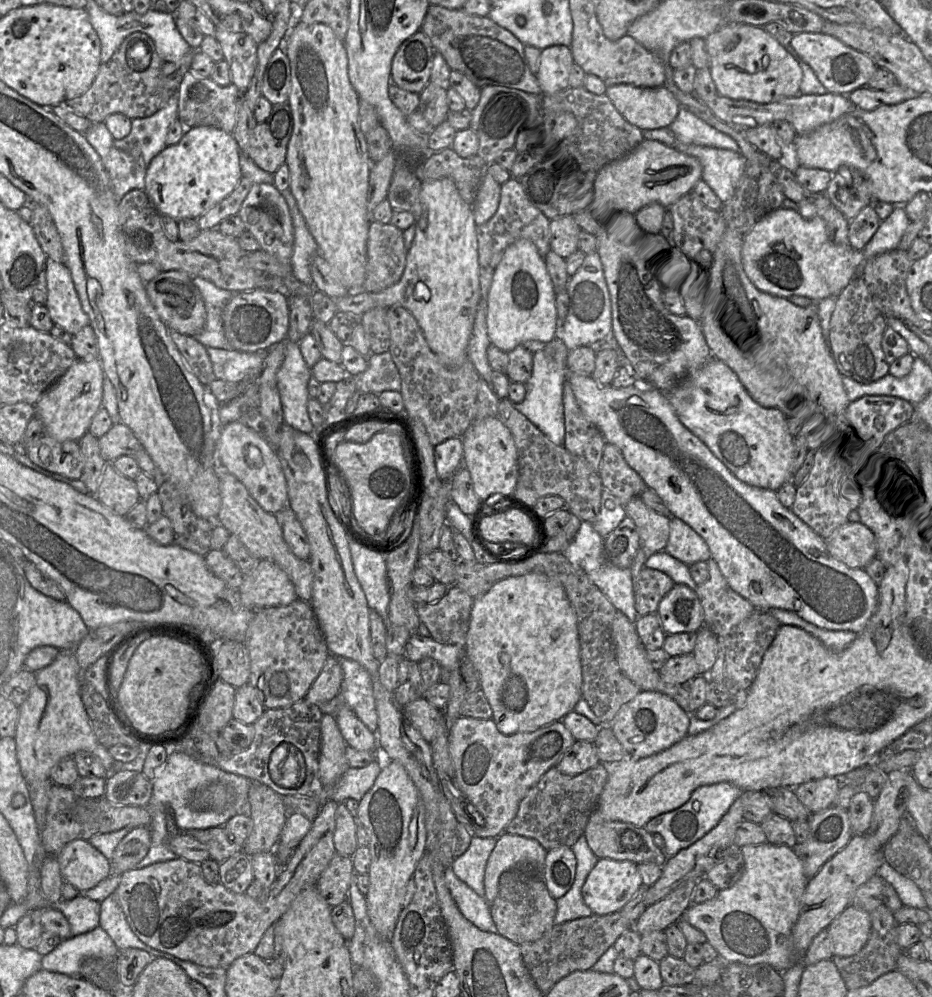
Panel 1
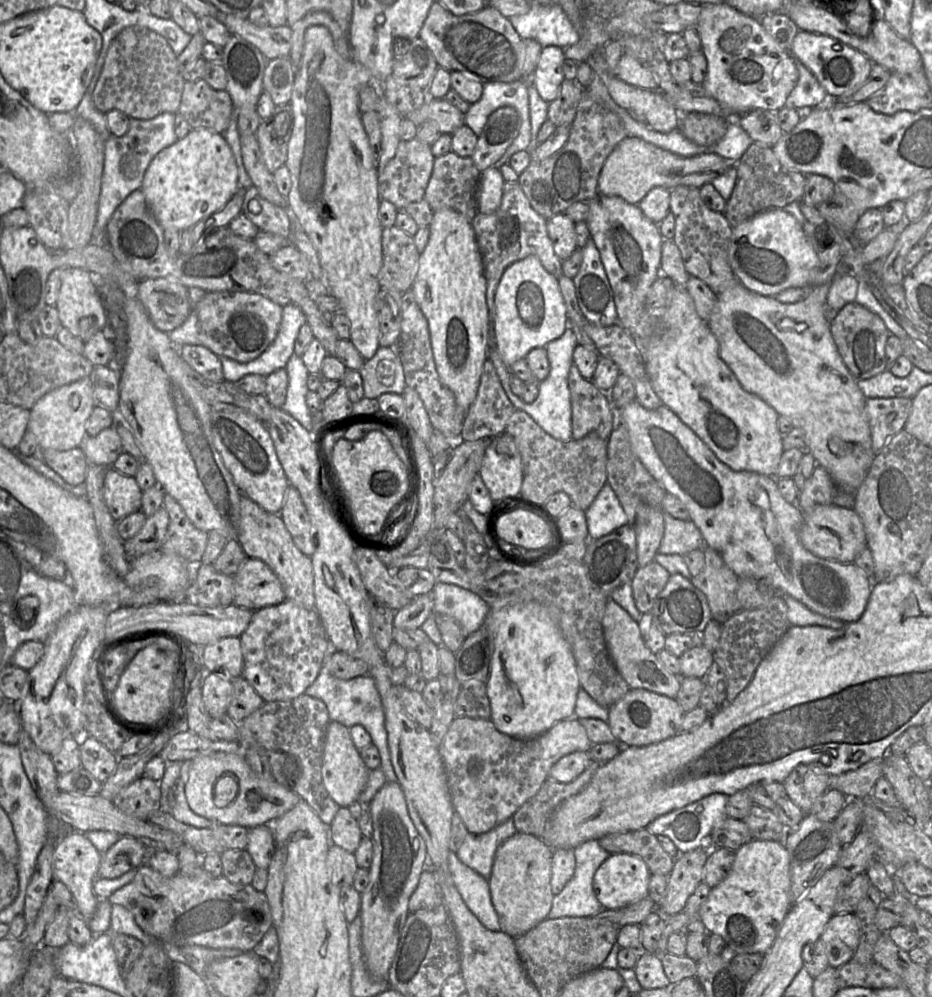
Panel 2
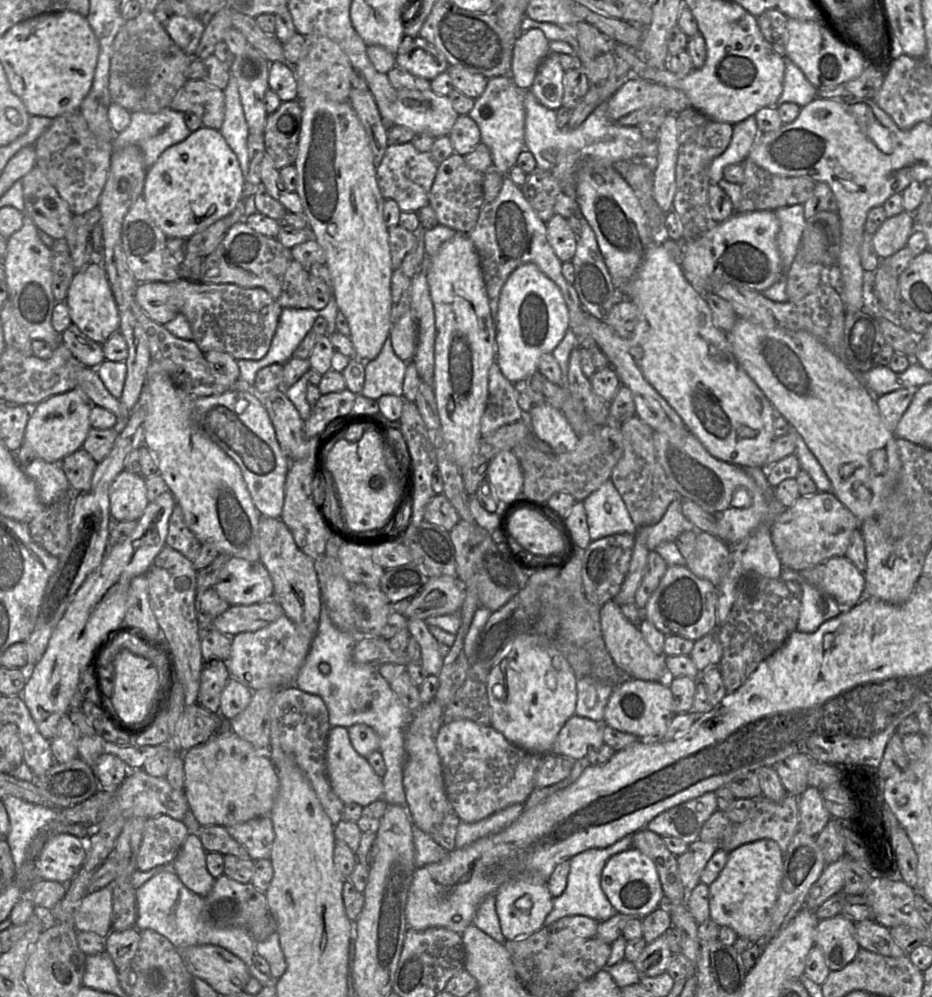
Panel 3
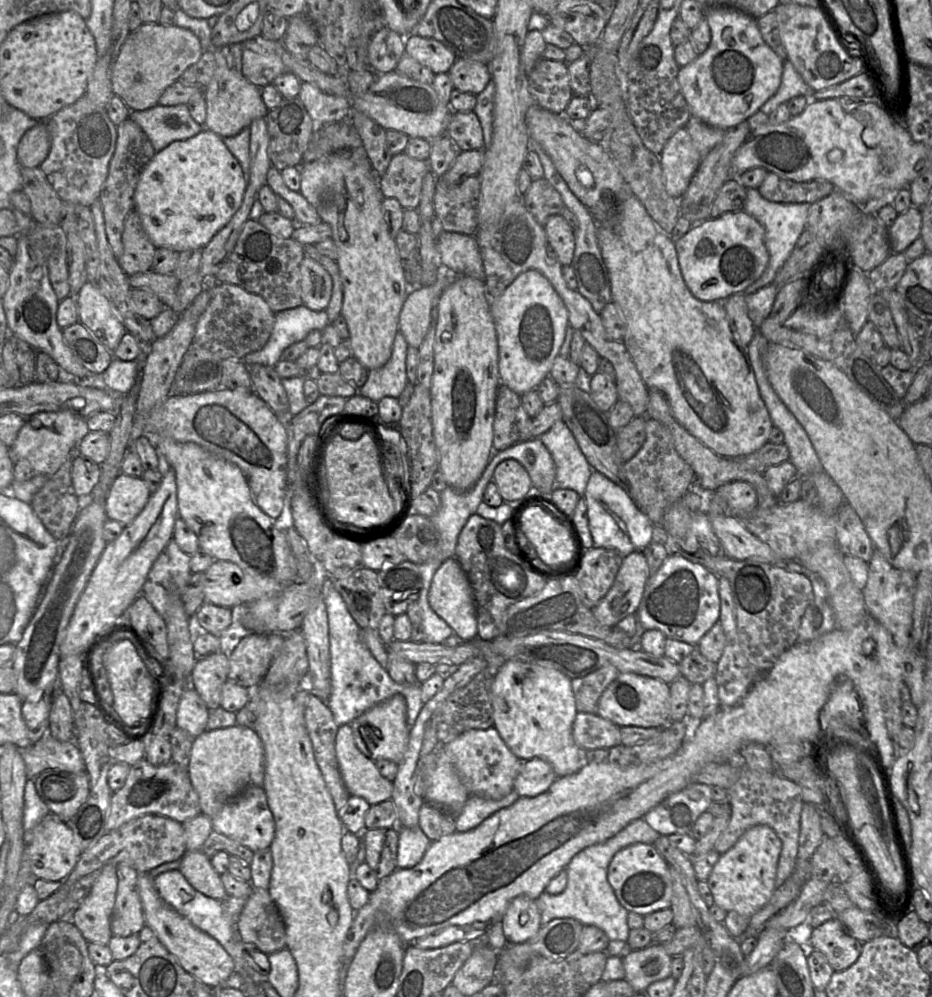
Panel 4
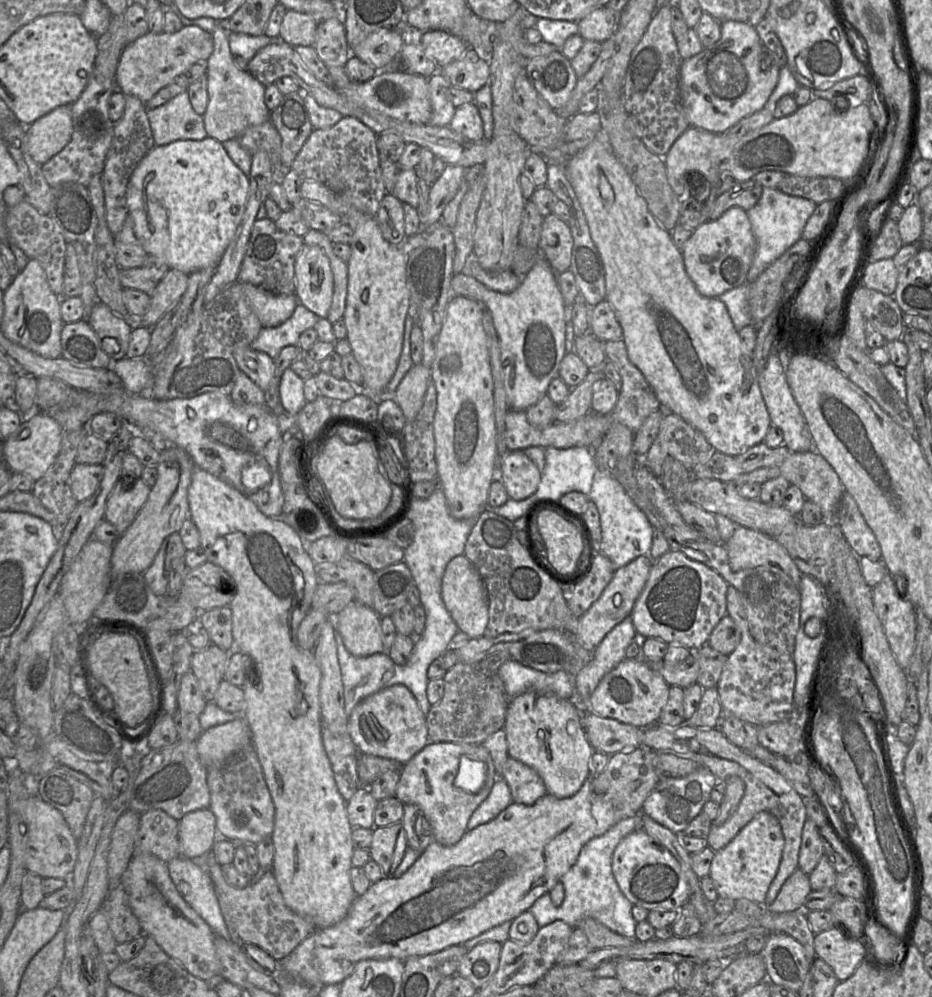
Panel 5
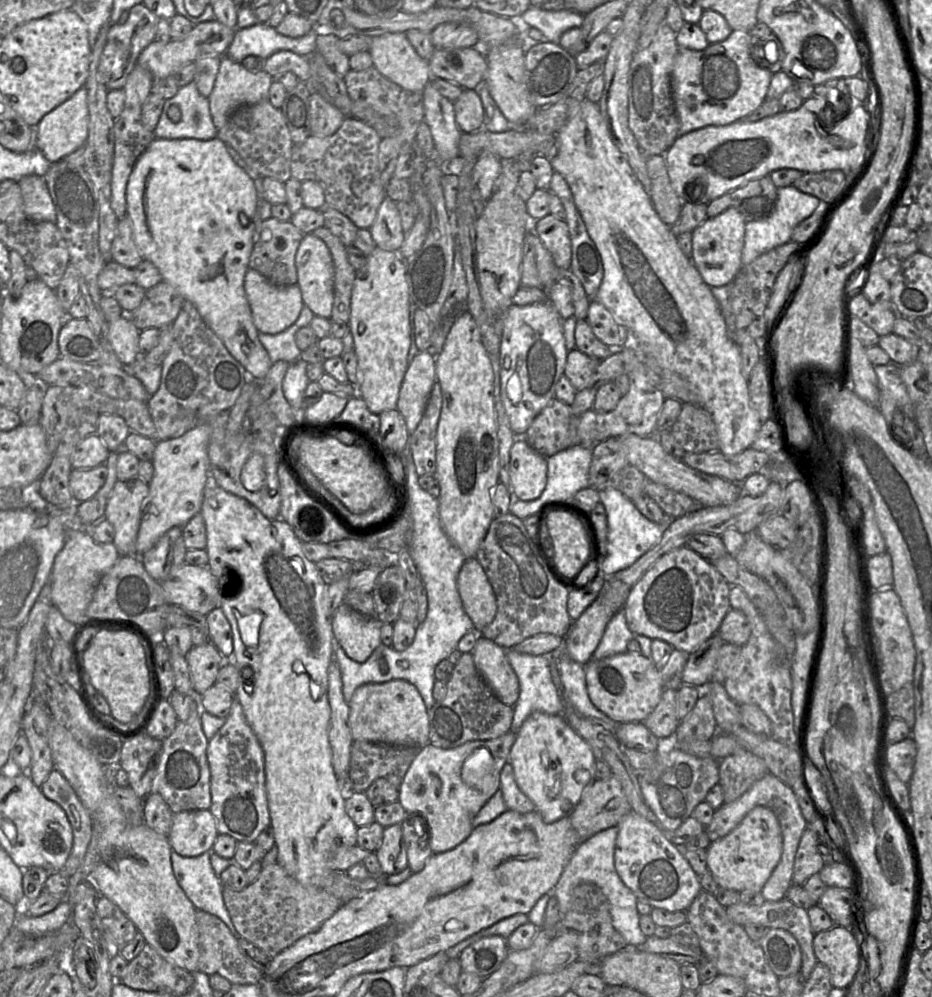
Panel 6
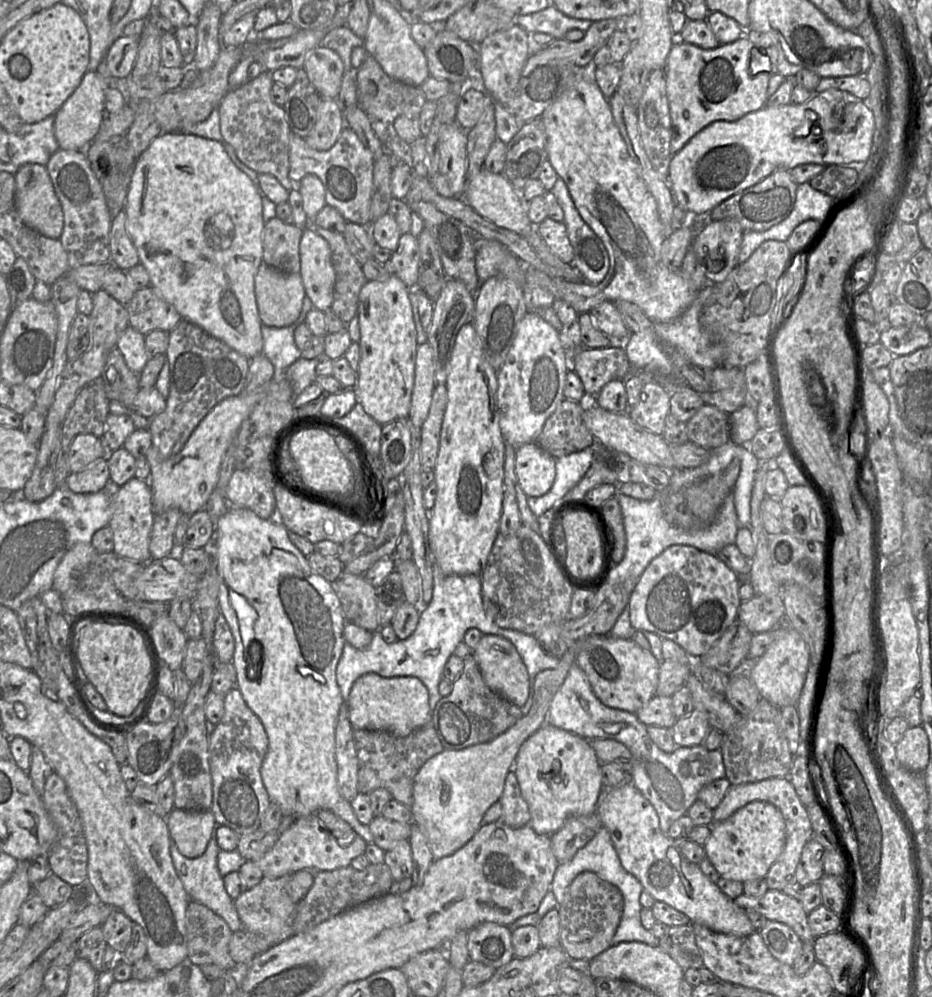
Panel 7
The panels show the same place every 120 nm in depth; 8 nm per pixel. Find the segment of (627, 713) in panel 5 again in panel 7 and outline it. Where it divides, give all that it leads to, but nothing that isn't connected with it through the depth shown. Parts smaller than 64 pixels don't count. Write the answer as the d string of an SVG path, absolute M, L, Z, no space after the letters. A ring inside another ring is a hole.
M591 635L578 639L577 664L586 674L594 696L606 707L636 714L655 696L660 662L650 650L642 650L630 639Z

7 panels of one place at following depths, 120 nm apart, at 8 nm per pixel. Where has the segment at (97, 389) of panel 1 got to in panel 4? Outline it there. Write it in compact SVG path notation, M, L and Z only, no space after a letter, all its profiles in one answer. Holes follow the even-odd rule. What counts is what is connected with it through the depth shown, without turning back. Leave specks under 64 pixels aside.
M65 410L35 413L19 430L10 447L11 454L14 459L28 460L36 474L51 476L73 452L77 452L79 441L89 431L86 419Z

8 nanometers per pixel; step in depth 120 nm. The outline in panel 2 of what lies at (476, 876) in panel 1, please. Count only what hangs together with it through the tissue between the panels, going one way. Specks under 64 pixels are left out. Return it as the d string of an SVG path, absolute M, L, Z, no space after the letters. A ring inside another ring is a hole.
M512 817L483 834L467 834L456 852L457 858L486 879L489 879L497 848L517 833Z

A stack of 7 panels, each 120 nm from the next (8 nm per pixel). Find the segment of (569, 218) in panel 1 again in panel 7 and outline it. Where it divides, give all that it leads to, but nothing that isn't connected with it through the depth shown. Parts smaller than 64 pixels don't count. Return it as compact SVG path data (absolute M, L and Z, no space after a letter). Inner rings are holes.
M547 217L537 225L537 232L553 255L566 264L572 263L573 248L563 222L556 222Z

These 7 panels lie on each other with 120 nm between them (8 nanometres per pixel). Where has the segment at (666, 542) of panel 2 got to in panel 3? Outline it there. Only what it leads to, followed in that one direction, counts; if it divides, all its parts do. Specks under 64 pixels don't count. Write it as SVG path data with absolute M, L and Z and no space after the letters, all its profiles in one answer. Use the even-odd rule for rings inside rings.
M677 498L675 499L667 508L662 519L652 526L640 527L640 534L645 534L645 542L649 551L654 551L655 548L665 541L675 541L676 538L686 531L697 530L696 526L690 522L682 513L682 499L687 498Z

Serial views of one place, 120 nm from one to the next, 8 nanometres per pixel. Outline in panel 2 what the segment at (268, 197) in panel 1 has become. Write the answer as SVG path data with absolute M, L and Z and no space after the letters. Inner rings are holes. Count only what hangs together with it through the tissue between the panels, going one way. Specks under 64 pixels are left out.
M256 186L244 190L242 213L250 219L260 231L291 238L290 207L283 208L266 200Z

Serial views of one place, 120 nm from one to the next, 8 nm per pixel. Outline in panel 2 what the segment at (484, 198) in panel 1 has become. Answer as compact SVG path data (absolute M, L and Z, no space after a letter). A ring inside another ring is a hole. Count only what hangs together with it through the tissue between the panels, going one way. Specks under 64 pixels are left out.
M491 166L482 171L477 186L478 213L491 214L500 206L504 182L497 167Z

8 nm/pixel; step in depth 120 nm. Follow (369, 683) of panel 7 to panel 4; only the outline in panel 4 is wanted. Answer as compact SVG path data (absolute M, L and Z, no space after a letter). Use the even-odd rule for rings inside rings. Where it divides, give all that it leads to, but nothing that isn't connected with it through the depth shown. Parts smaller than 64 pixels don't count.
M402 694L373 706L351 723L351 730L358 749L369 759L387 759L400 763L408 746L410 726L407 723L407 704Z

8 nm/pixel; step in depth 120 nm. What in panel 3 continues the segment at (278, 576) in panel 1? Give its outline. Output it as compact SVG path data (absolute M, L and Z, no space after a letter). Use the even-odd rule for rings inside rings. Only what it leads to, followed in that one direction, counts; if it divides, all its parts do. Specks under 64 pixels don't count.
M230 557L212 587L229 605L251 605L273 598L274 586L260 561Z

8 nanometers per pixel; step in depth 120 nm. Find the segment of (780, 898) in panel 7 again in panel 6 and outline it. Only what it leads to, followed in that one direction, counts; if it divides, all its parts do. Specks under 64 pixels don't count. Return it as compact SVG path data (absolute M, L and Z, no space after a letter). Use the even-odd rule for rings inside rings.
M786 898L780 901L766 901L760 905L747 905L741 902L726 907L726 914L729 919L741 926L748 924L761 924L767 928L781 928L790 932L797 940L802 954L802 966L800 973L803 979L807 981L812 973L813 968L818 962L813 948L814 932L811 928L808 911L793 904Z

